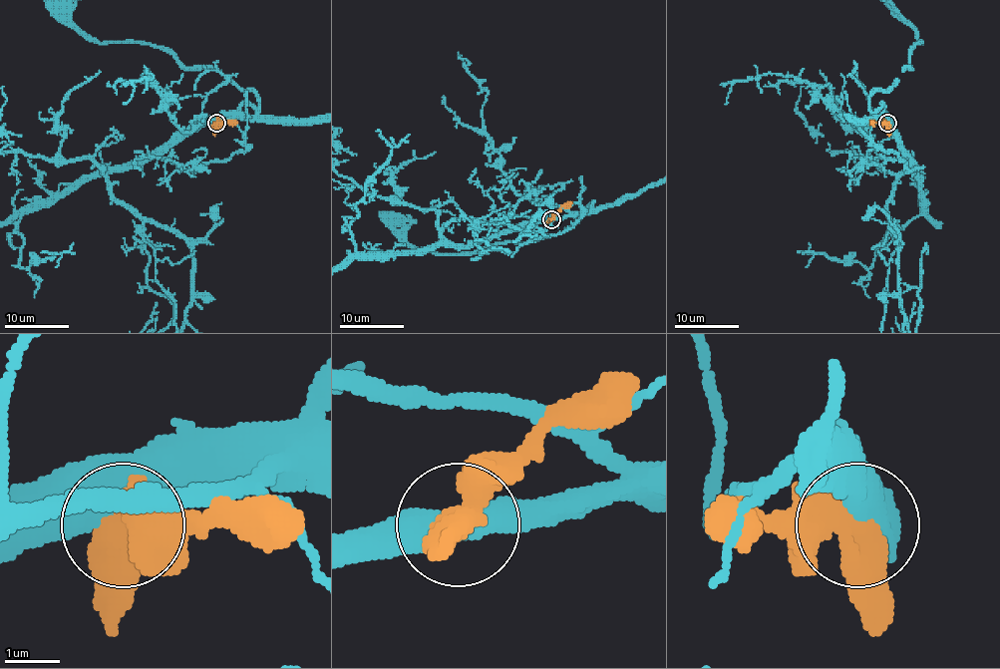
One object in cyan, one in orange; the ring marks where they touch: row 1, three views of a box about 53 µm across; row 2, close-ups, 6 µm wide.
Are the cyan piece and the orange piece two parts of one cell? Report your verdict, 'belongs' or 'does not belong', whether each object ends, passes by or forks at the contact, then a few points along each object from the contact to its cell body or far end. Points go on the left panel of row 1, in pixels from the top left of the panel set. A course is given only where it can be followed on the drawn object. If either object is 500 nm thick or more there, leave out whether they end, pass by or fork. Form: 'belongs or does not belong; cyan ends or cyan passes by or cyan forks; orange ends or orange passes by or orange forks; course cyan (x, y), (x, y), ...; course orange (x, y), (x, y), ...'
does not belong; course cyan (216, 122), (250, 119), (260, 98), (213, 68), (185, 68), (162, 49), (89, 39), (71, 22); course orange (216, 123), (237, 122)

